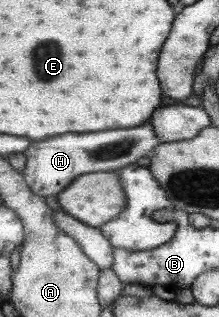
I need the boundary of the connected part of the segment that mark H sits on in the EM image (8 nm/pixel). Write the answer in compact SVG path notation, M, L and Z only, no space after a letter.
M151 125L137 129L111 129L101 133L67 133L61 137L35 141L24 152L24 181L36 195L45 198L57 196L69 188L77 177L85 173L116 171L137 162L141 157L149 157L157 145L160 145L160 139L156 137Z

